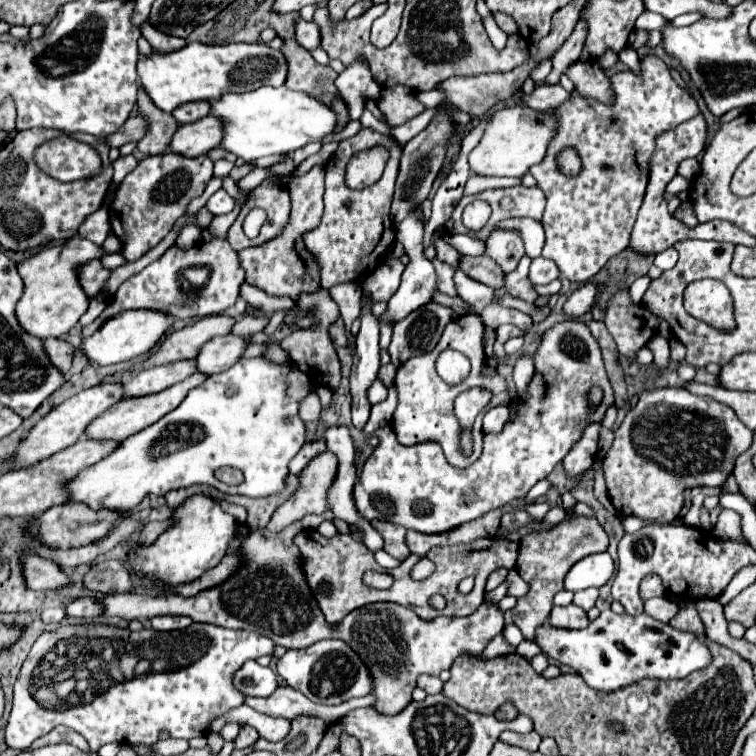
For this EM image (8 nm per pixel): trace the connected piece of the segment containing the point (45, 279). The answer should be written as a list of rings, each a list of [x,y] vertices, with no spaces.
[[[72,238],[60,246],[52,246],[42,250],[40,254],[32,256],[30,260],[18,264],[18,272],[24,280],[24,296],[20,298],[16,306],[16,316],[22,328],[38,338],[48,338],[48,336],[62,336],[68,334],[80,316],[88,310],[88,300],[78,286],[78,278],[74,278],[74,270],[82,266],[82,262],[90,262],[90,258],[102,258],[106,252],[102,246],[86,240],[86,238]]]

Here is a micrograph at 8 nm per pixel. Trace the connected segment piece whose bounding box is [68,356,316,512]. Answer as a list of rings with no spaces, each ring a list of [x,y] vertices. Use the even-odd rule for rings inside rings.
[[[242,358],[230,370],[222,374],[212,374],[204,384],[192,388],[184,402],[166,414],[150,428],[126,438],[118,450],[114,450],[102,462],[82,470],[72,482],[70,492],[74,502],[84,502],[92,508],[110,508],[130,512],[136,508],[142,498],[148,494],[164,496],[170,490],[186,488],[192,484],[208,484],[228,494],[242,494],[250,498],[268,498],[278,496],[286,488],[288,464],[302,450],[306,442],[306,426],[304,422],[286,422],[288,418],[296,418],[302,400],[314,392],[314,380],[296,368],[292,360],[284,364],[270,362],[268,358]],[[220,466],[232,466],[242,470],[244,482],[238,486],[222,484],[214,478],[214,470]]]

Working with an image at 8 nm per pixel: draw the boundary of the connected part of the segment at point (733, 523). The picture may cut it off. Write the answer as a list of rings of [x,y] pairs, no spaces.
[[[724,508],[724,510],[720,512],[718,522],[716,522],[712,534],[716,536],[716,538],[722,538],[722,540],[736,540],[736,542],[749,544],[744,540],[742,532],[740,532],[740,514],[734,512],[734,510],[726,510],[726,508]]]

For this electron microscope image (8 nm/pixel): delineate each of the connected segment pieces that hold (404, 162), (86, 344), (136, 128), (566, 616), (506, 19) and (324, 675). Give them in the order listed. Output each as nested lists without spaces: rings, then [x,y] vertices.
[[[440,114],[418,136],[414,136],[402,148],[400,172],[398,172],[396,192],[394,192],[394,200],[392,200],[392,218],[394,218],[396,224],[400,224],[410,210],[414,210],[416,206],[420,206],[426,200],[426,196],[428,196],[428,192],[432,188],[432,182],[436,180],[438,168],[442,166],[442,160],[444,160],[444,154],[446,154],[446,146],[452,142],[454,136],[456,136],[456,130],[452,130],[450,118]]]
[[[126,310],[126,312],[120,312],[114,318],[110,318],[90,338],[84,338],[82,350],[92,362],[96,362],[100,366],[126,362],[140,354],[148,354],[164,338],[164,334],[172,326],[172,322],[174,322],[174,318],[166,316],[166,312],[160,312],[160,310]]]
[[[136,114],[136,116],[130,116],[118,132],[110,134],[110,136],[106,138],[106,142],[108,142],[110,146],[120,148],[120,146],[126,144],[126,142],[132,142],[132,140],[138,142],[138,140],[142,140],[142,134],[144,134],[144,132],[146,132],[146,118],[142,118],[142,114]]]
[[[574,604],[554,606],[548,622],[556,628],[586,628],[590,624],[586,612]]]
[[[494,12],[494,20],[496,20],[496,24],[498,24],[506,34],[518,34],[518,26],[516,26],[516,22],[514,22],[508,14],[504,14],[504,12]]]
[[[320,640],[304,650],[288,650],[284,658],[278,660],[278,674],[290,688],[302,692],[308,700],[326,706],[342,704],[356,696],[366,696],[372,690],[372,680],[366,666],[342,640]]]

